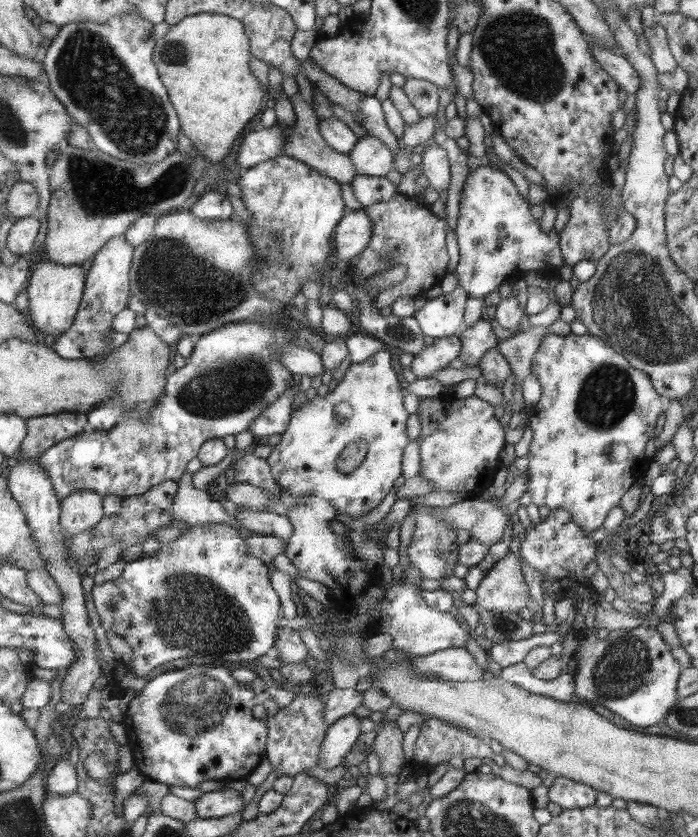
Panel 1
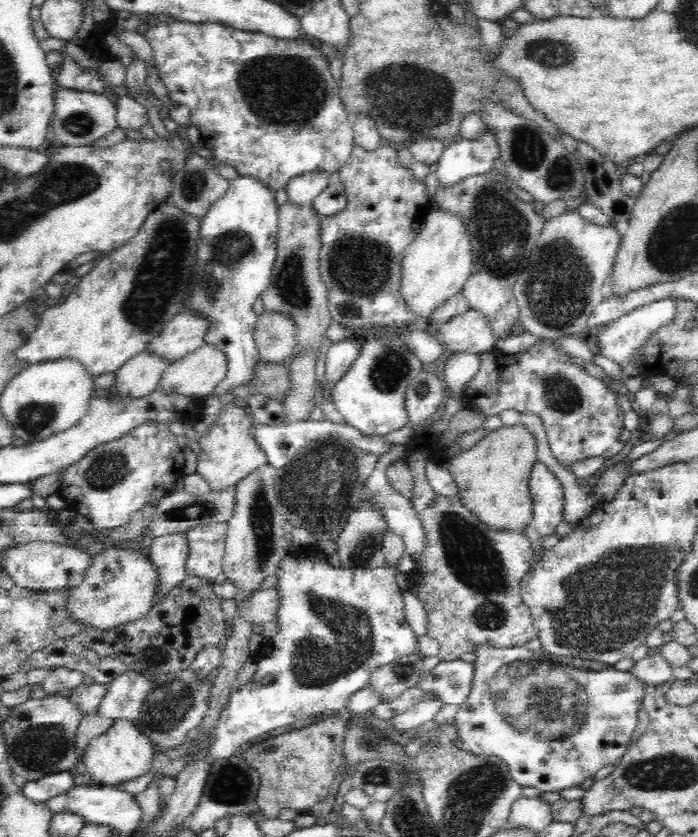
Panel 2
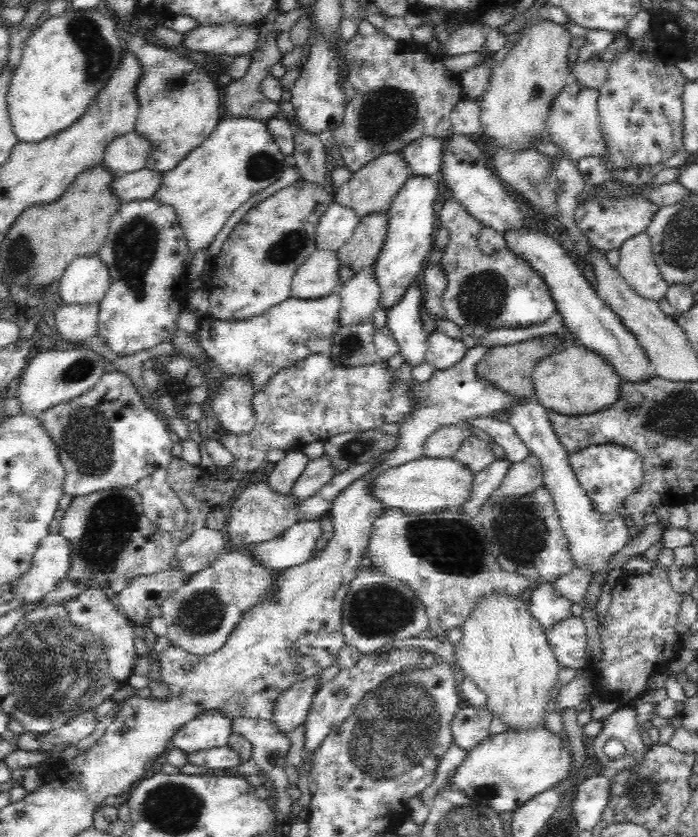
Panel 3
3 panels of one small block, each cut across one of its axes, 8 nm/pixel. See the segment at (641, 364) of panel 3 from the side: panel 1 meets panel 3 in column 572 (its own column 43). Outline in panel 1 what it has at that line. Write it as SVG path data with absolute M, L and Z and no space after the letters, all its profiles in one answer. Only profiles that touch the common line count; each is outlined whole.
M42 254L42 260L33 264L34 273L29 284L30 318L34 327L50 336L66 334L75 324L82 309L85 290L87 289L88 271L73 264L56 264L51 258Z

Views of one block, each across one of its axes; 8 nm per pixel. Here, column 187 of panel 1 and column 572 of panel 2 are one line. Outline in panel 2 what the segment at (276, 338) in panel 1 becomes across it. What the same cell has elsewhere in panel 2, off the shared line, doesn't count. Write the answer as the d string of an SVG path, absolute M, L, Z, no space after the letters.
M540 341L529 347L524 352L515 354L502 354L495 351L482 352L480 354L480 369L468 382L466 395L461 404L472 408L475 412L484 414L484 419L499 416L505 410L515 410L521 414L534 414L540 416L547 435L550 451L553 458L566 471L578 460L586 458L612 458L625 447L621 442L620 435L623 430L625 412L619 406L617 392L609 390L604 381L593 378L581 366L583 362L571 360L566 354L558 351L556 341Z

